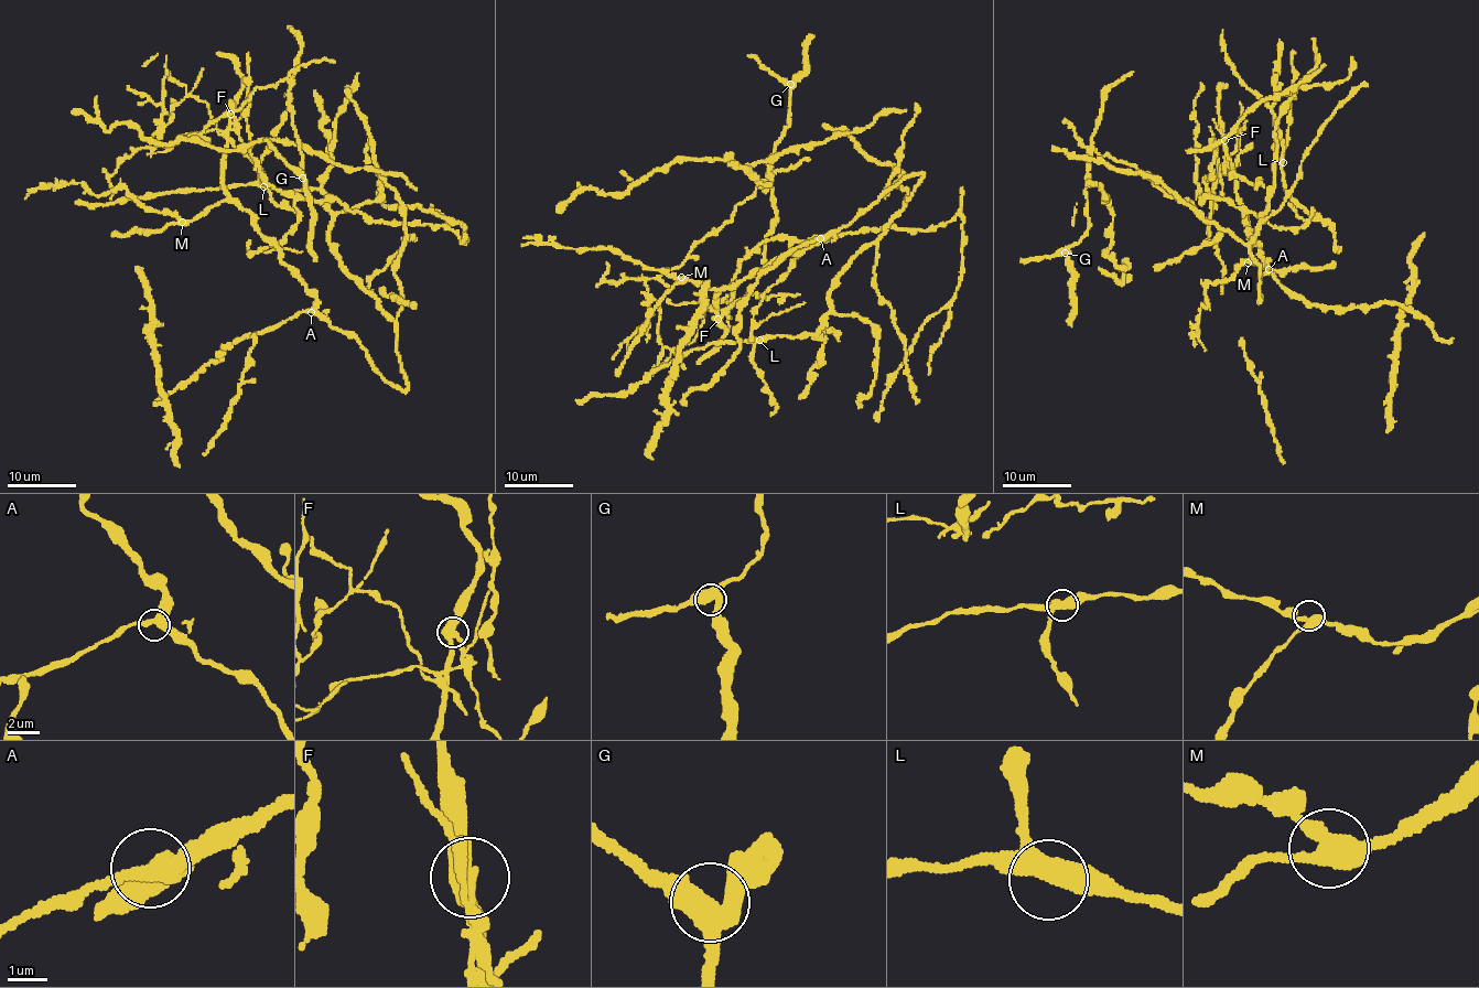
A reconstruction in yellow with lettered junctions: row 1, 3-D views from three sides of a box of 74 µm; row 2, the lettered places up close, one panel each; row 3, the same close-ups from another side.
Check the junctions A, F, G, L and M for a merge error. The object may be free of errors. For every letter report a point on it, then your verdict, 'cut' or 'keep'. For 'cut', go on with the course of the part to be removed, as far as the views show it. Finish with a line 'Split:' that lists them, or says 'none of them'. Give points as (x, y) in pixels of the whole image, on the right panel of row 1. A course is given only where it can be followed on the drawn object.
A: (1269, 269) | keep
F: (1224, 140) | cut | (1224, 140), (1226, 164), (1237, 137), (1241, 151), (1212, 191), (1209, 223), (1133, 164), (1081, 143), (1065, 120)
G: (1065, 253) | keep
L: (1283, 162) | keep
M: (1248, 262) | keep
Split: F

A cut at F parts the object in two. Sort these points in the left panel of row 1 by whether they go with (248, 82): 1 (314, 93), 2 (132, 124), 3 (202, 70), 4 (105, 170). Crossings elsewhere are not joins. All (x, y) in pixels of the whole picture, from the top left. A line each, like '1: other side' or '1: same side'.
1: same side
2: same side
3: other side
4: other side

